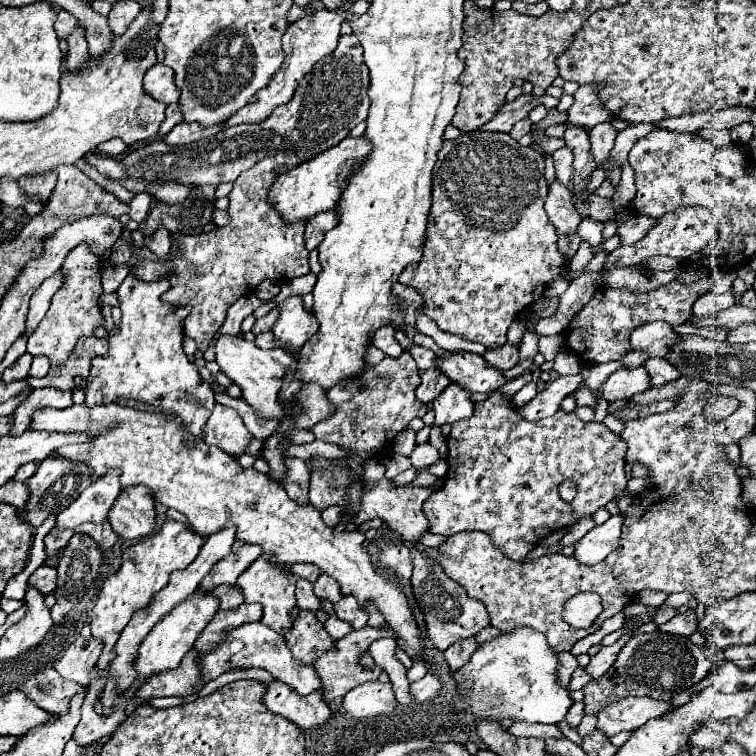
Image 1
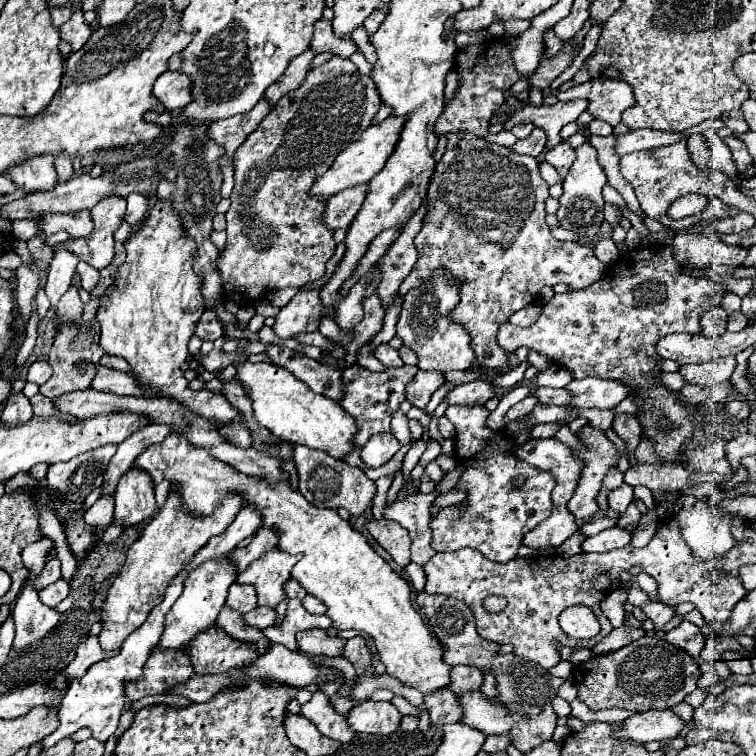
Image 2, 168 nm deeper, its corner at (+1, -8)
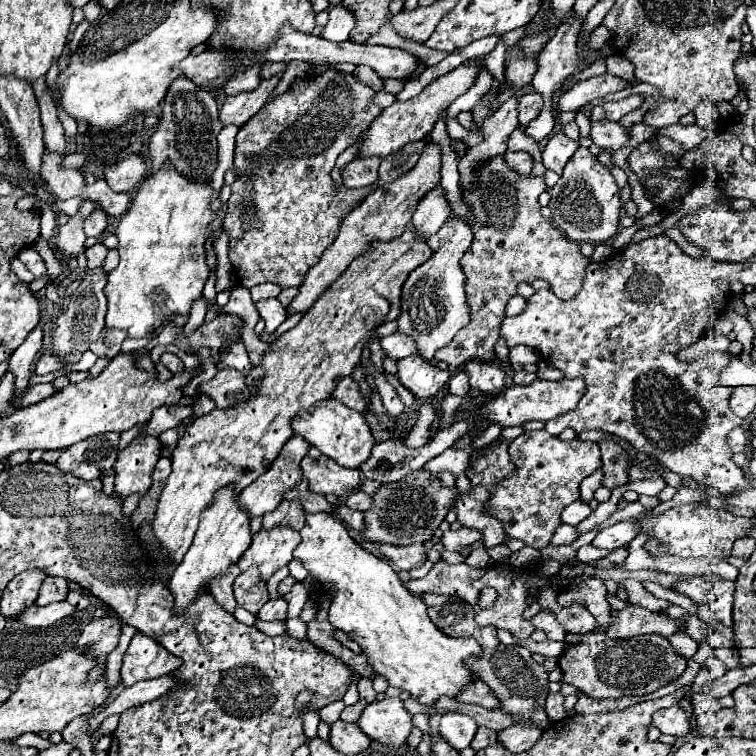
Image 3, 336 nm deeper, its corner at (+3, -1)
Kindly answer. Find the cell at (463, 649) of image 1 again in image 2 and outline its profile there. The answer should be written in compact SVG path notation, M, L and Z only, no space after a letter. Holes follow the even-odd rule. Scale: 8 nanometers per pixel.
M452 666L450 678L452 682L448 688L452 688L452 692L464 692L464 688L480 688L482 684L482 672L476 666Z

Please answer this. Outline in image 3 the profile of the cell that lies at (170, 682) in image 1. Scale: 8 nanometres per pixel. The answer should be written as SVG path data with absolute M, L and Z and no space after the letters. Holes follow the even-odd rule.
M136 633L124 655L122 683L124 687L128 687L138 681L156 679L176 671L180 665L182 665L180 657L168 653L158 641L142 633Z

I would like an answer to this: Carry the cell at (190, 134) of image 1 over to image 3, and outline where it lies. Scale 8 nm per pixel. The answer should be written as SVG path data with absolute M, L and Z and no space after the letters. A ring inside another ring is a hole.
M282 73L260 81L258 89L254 91L246 91L246 93L238 93L238 95L230 95L226 97L222 109L220 109L220 121L224 125L244 125L252 115L256 115L262 105L266 103L268 95L272 93L272 89L282 81Z

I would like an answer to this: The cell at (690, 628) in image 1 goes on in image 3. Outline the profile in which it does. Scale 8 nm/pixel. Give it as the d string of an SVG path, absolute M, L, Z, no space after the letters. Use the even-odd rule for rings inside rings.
M676 633L676 637L670 637L670 643L674 647L674 651L678 655L682 655L684 659L692 659L692 655L698 651L698 643L688 637L686 633Z

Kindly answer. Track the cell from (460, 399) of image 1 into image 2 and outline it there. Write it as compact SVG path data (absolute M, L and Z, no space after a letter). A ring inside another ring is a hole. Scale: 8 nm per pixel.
M474 380L474 382L454 386L444 396L444 402L448 406L482 406L492 396L494 396L494 386L490 382Z

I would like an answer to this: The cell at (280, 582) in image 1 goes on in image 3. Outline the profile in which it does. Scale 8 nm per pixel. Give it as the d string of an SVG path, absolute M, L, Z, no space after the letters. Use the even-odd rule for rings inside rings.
M278 525L272 529L262 529L252 537L252 545L242 553L238 567L242 571L246 571L250 565L256 565L262 573L262 579L268 579L274 571L278 571L280 567L286 567L292 561L292 551L296 549L296 545L300 543L300 533L294 531L288 525Z

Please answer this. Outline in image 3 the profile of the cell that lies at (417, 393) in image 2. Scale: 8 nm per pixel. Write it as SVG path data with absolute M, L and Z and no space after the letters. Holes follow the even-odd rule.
M412 355L398 361L398 379L420 399L436 395L448 383L450 377L448 370L436 369L420 355Z

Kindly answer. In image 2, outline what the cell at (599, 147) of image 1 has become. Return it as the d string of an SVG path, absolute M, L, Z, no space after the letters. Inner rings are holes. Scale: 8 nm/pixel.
M592 120L588 124L588 130L592 136L610 136L612 134L612 126L610 124L604 124L600 120Z

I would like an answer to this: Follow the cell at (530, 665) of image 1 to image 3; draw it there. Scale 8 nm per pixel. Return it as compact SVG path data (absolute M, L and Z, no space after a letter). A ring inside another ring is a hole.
M448 713L440 721L440 735L454 747L454 749L464 749L470 745L474 739L478 725L470 715L462 713Z

